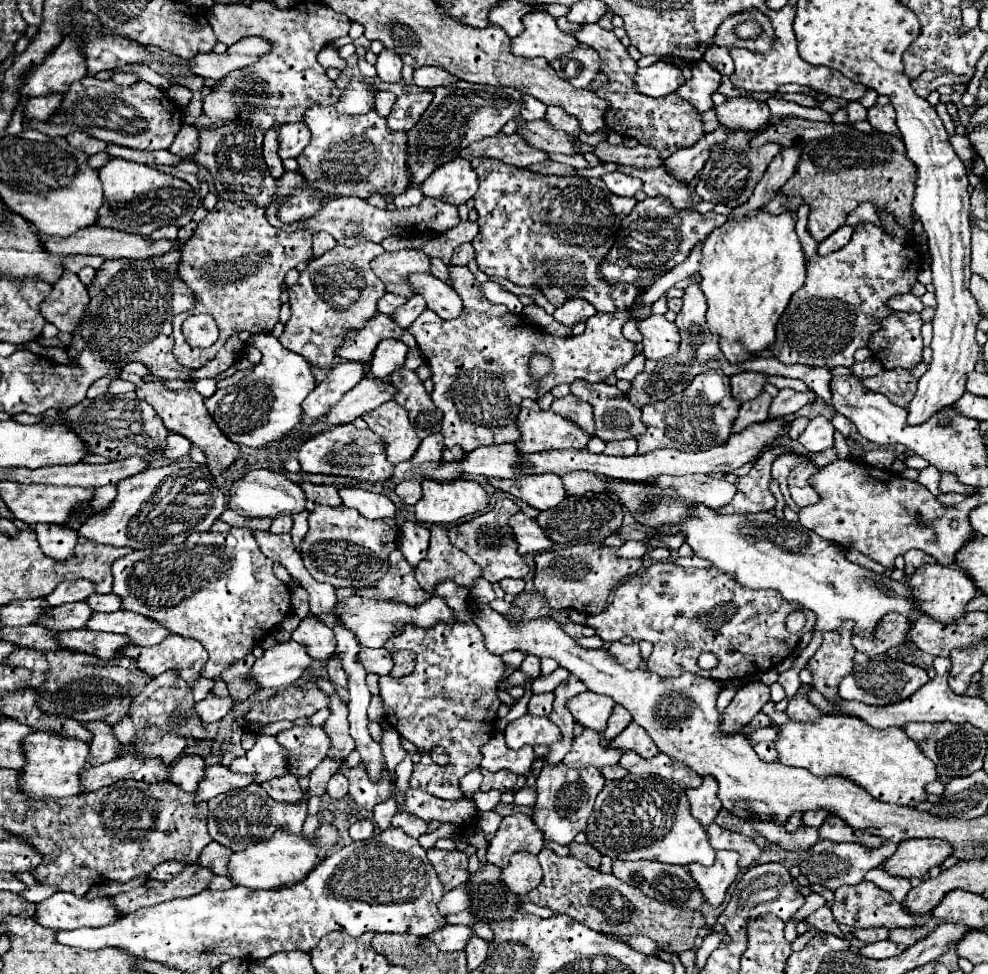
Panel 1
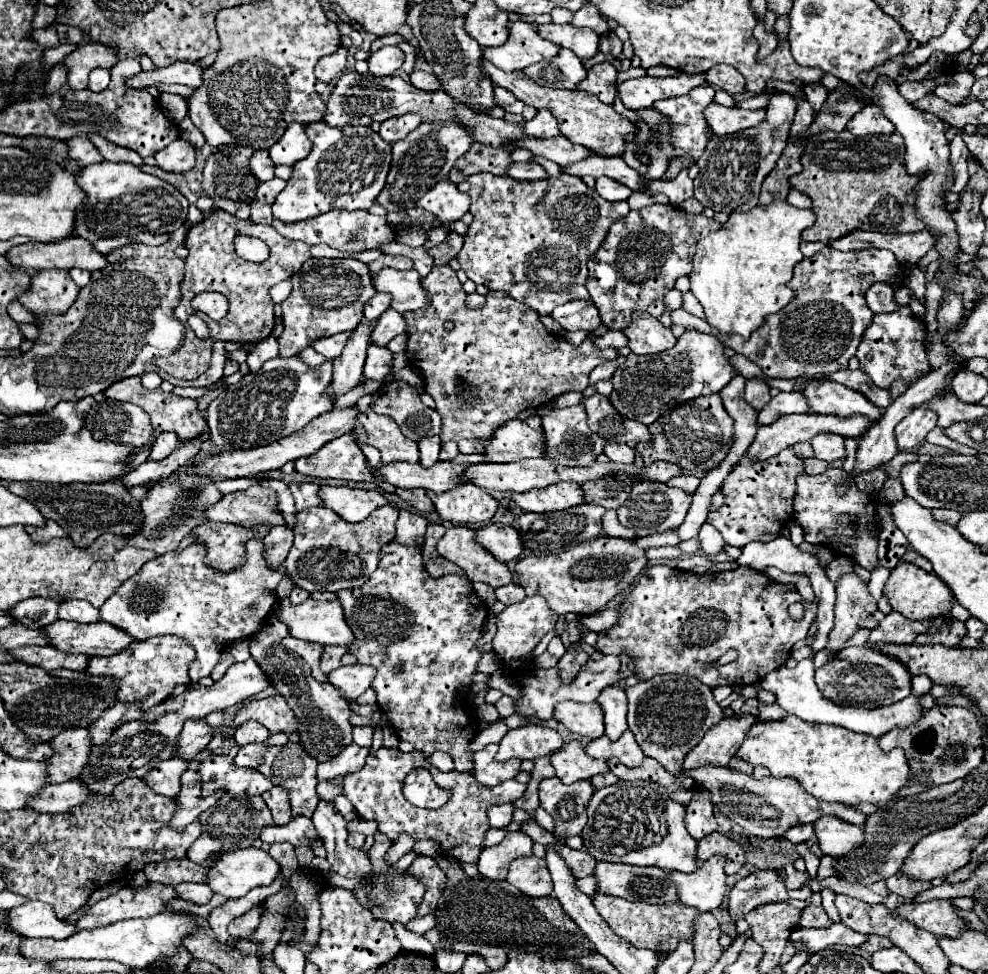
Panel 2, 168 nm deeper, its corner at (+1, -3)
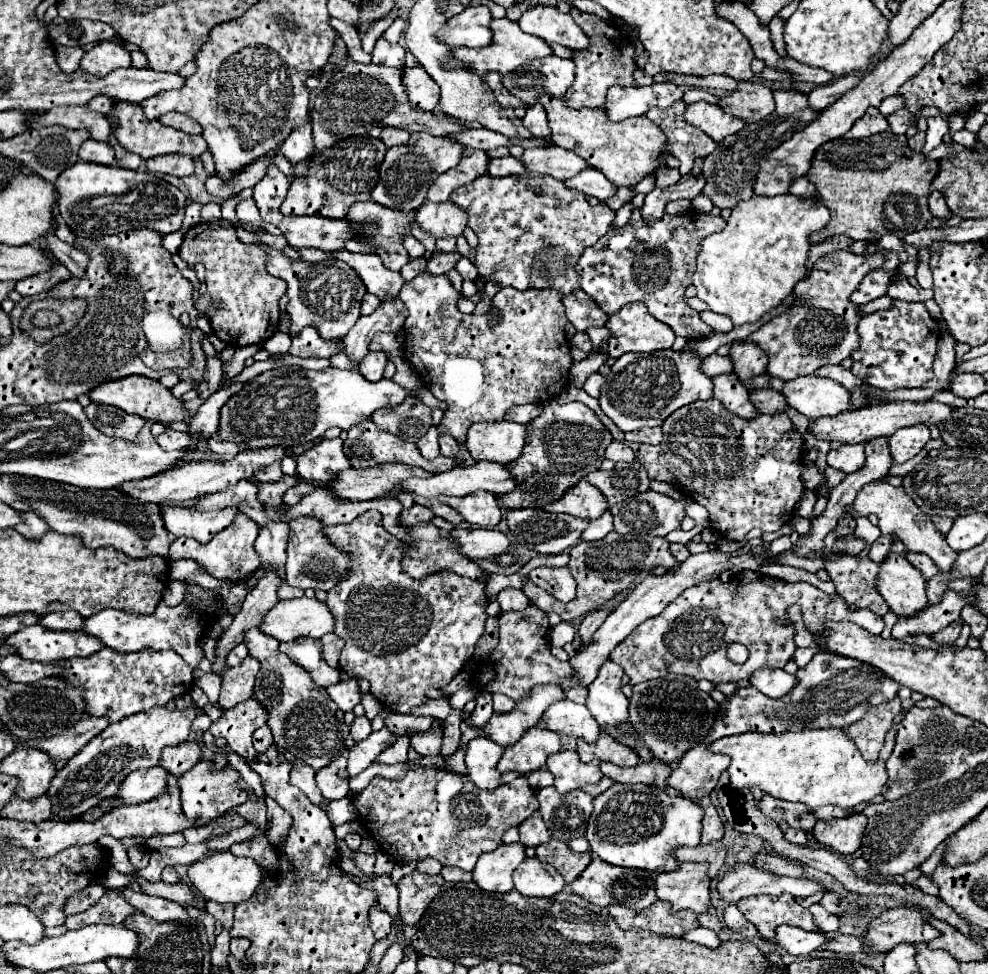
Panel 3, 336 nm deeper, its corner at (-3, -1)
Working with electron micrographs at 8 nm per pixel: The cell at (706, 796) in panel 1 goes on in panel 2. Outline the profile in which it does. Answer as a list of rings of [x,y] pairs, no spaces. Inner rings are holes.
[[[696,790],[690,804],[686,806],[686,816],[684,816],[688,832],[700,840],[706,834],[712,834],[716,830],[716,820],[712,812],[712,802],[708,796],[708,790]]]

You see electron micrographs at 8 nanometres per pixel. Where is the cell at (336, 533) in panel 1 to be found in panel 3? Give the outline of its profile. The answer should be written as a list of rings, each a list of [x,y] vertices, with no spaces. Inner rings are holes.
[[[308,516],[296,518],[290,522],[290,532],[288,532],[288,560],[286,560],[286,582],[294,588],[314,588],[314,590],[330,590],[340,582],[340,576],[348,572],[352,566],[352,560],[348,560],[348,554],[332,548],[320,536],[320,520],[312,520]]]

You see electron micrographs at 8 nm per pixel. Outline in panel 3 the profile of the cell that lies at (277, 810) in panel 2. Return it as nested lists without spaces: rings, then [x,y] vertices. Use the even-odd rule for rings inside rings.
[[[266,796],[266,806],[268,806],[268,820],[270,820],[270,826],[266,830],[266,838],[270,844],[276,844],[280,838],[284,838],[290,830],[290,824],[292,824],[292,816],[282,810],[270,796]]]

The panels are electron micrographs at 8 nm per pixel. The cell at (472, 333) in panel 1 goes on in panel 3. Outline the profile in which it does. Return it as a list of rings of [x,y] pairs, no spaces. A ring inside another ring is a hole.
[[[418,274],[412,282],[406,282],[400,290],[400,300],[408,306],[408,318],[404,322],[404,358],[418,370],[422,382],[438,398],[448,402],[448,410],[438,426],[440,434],[450,434],[458,442],[466,440],[466,432],[474,422],[498,422],[516,404],[548,402],[556,398],[568,382],[568,370],[572,366],[570,346],[564,336],[566,314],[560,290],[516,290],[502,288],[494,298],[494,308],[500,308],[502,322],[492,328],[488,316],[462,314],[456,308],[460,292],[454,290],[446,276]]]

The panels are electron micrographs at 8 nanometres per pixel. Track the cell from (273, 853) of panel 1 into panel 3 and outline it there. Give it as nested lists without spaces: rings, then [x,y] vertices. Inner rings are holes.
[[[214,852],[214,854],[190,864],[188,878],[190,878],[192,888],[202,898],[222,902],[222,904],[226,904],[226,902],[240,904],[254,894],[256,886],[262,880],[262,868],[252,858],[236,858],[232,852]]]

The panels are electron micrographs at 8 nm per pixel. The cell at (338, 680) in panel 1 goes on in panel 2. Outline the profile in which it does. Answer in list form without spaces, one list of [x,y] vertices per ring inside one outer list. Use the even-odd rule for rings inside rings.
[[[324,646],[320,670],[324,674],[330,674],[334,668],[340,666],[340,660],[342,660],[344,654],[348,654],[348,648],[344,648],[344,646]]]

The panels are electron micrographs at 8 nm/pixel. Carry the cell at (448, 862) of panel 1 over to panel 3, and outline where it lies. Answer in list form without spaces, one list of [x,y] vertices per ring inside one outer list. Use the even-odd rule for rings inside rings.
[[[412,872],[404,876],[398,884],[400,892],[400,916],[404,924],[416,924],[420,916],[424,914],[424,908],[432,902],[432,898],[440,892],[440,886],[444,884],[442,876],[428,876],[422,872]]]

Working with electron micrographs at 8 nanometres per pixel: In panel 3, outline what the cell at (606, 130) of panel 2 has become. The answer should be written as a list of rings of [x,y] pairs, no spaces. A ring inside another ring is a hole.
[[[540,96],[538,102],[544,106],[548,114],[552,142],[560,148],[578,154],[592,168],[600,170],[616,188],[620,186],[634,188],[642,178],[656,174],[660,166],[660,156],[666,154],[668,138],[646,116],[628,118],[622,122],[610,122],[608,116],[604,116],[604,110],[600,108],[572,110],[564,104],[562,98],[552,98],[552,96]]]

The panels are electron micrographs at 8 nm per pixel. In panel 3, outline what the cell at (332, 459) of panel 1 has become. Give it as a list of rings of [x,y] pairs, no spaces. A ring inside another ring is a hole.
[[[340,438],[322,440],[320,444],[302,452],[296,458],[296,464],[298,476],[308,482],[326,482],[332,480],[332,476],[336,476],[338,472],[350,468],[348,458],[342,452]]]

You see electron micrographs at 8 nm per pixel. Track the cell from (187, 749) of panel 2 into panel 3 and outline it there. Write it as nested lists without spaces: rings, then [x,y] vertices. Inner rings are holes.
[[[194,742],[178,744],[176,748],[164,748],[164,752],[160,752],[160,766],[172,776],[182,776],[200,760],[200,746]]]

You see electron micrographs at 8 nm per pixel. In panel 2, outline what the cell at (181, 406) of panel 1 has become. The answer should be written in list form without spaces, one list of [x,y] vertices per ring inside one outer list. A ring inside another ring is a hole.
[[[138,376],[124,378],[122,382],[112,384],[106,390],[106,396],[112,398],[112,400],[120,400],[120,402],[132,402],[132,404],[140,406],[142,410],[146,410],[148,416],[150,416],[150,420],[152,420],[152,426],[154,426],[156,434],[174,432],[174,434],[178,434],[180,442],[190,442],[190,440],[196,440],[200,436],[208,436],[208,432],[210,432],[204,416],[198,410],[198,402],[196,400],[182,398],[182,396],[176,396],[172,392],[164,392],[160,388],[146,390],[146,388],[142,388]]]

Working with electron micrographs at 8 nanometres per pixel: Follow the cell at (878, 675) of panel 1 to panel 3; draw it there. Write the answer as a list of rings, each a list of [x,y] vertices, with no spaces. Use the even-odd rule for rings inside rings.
[[[830,652],[814,654],[810,664],[798,668],[794,676],[796,686],[782,698],[770,698],[754,686],[736,688],[732,696],[718,704],[716,720],[700,742],[710,744],[718,738],[736,736],[744,732],[780,734],[810,728],[844,728],[848,724],[858,722],[864,716],[866,708],[876,706],[884,700],[892,700],[900,690],[894,680],[888,680],[870,664],[860,664],[860,660],[848,660],[844,656],[832,656]]]

